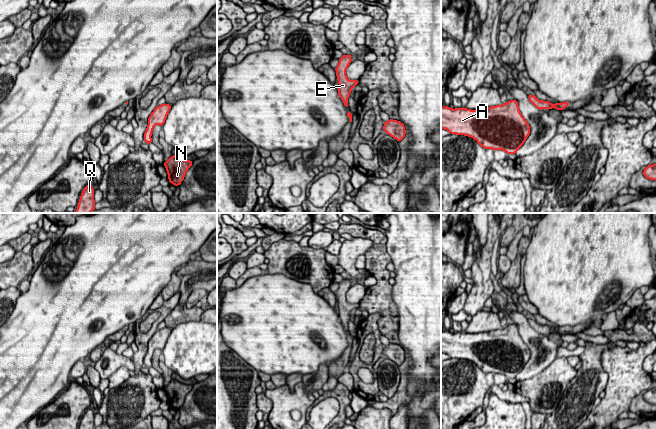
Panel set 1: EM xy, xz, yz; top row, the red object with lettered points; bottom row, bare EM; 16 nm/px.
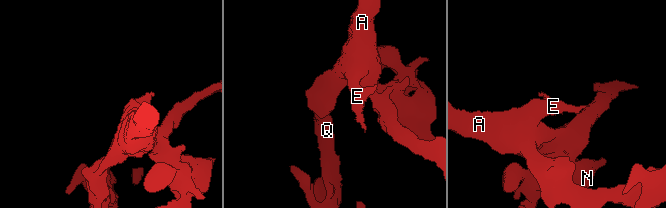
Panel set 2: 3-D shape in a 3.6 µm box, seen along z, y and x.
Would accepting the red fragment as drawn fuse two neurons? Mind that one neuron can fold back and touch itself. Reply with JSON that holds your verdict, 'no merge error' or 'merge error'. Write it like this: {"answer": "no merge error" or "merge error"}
{"answer": "no merge error"}

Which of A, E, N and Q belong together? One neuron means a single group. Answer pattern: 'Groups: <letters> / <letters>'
Groups: A E N Q

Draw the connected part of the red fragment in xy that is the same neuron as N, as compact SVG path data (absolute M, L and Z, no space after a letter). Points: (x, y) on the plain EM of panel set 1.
M172 379L163 388L167 394L169 406L175 410L179 410L184 404L187 394L192 390L193 385L183 384L175 379Z

